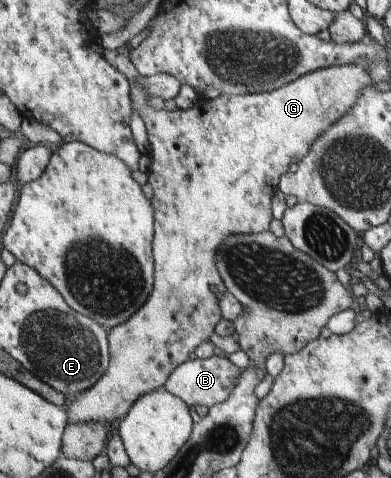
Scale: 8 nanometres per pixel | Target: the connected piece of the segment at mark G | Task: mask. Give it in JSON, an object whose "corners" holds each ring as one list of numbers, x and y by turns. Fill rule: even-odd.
{"corners":[[357,61,353,65,339,65,335,67,329,67,321,69,319,71,306,74,304,77,281,87,271,92,262,92,257,94,246,94,237,96,226,96,220,95,214,100,204,100,196,104,192,109,189,110,175,110,165,111,165,109,151,109,151,98,149,93,141,87,137,87,137,83,132,83,132,103,134,109,138,112,141,119,146,125,148,131,149,140,149,156,151,158,151,171,149,174,149,184,153,189,153,197,151,201,153,207,156,210,155,218,155,233,153,233,153,259,155,259,155,283,154,291,149,301,145,303,144,307,139,309,129,321,125,324,117,325,116,328,111,328,108,333,108,339,110,342,110,354,112,355,112,363,109,367,108,373,97,381,97,384,88,391,75,396,73,399,67,400,65,408,68,410,69,424,71,423,113,423,113,421,120,421,125,418,129,411,133,408,133,405,140,400,141,396,147,393,151,393,166,386,169,377,182,364,185,364,191,353,195,353,199,345,205,344,205,341,209,341,209,337,215,333,219,321,223,320,221,315,221,307,219,307,219,293,225,293,228,288,225,285,224,278,221,277,220,270,216,265,217,251,223,245,223,241,227,237,232,237,238,234,255,234,264,233,270,230,273,219,273,211,271,211,271,201,273,201,273,195,277,193,279,189,281,177,285,176,290,170,295,169,295,165,299,164,299,161,303,157,308,156,311,151,313,143,317,141,319,137,323,136,323,133,336,124,341,117,344,117,349,109,353,108,353,105,357,104,357,99,361,95,361,91,365,87,369,87,373,82,373,77,369,73,369,68,373,67,369,61]]}

